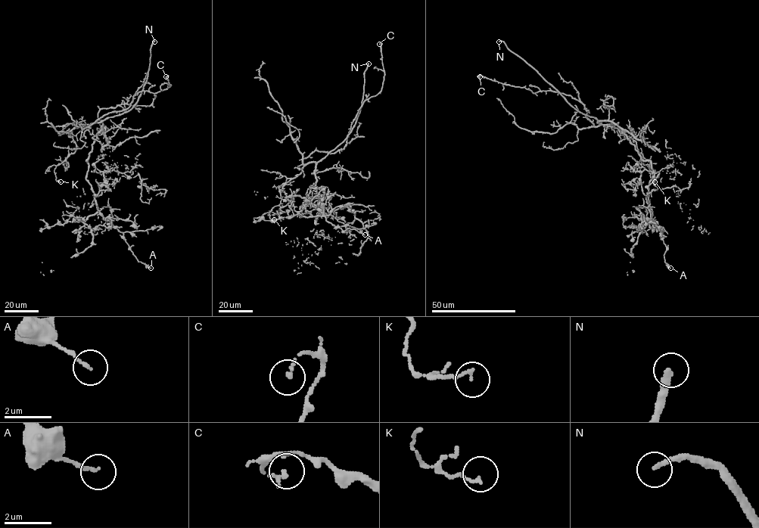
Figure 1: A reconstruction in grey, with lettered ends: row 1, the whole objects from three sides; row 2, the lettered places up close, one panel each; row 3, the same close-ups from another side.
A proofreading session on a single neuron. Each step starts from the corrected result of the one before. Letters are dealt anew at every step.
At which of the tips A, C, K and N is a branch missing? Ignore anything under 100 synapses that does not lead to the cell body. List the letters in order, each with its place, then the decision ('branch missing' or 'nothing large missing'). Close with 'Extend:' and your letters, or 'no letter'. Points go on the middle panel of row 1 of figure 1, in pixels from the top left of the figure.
A: at (365, 234); nothing large missing
C: at (379, 44); nothing large missing
K: at (274, 219); nothing large missing
N: at (368, 63); branch missing
Extend: N

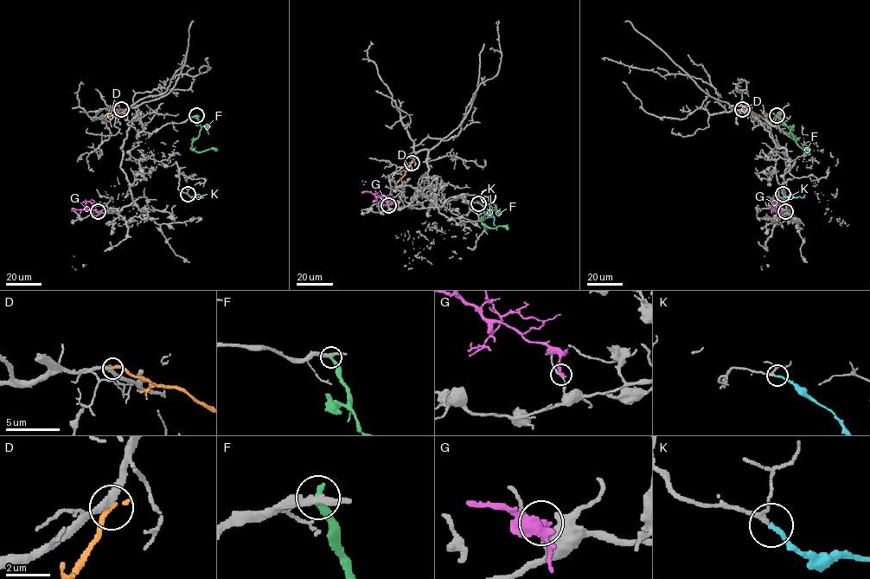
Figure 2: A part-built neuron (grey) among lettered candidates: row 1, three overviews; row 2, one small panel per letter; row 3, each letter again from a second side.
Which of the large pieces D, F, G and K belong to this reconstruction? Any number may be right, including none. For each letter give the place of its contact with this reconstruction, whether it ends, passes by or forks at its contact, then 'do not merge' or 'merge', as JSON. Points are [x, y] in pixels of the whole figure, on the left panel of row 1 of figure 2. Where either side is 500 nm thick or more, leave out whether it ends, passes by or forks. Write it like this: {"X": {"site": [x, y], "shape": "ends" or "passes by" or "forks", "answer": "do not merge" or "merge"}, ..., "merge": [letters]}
{"D": {"site": [121, 109], "shape": "ends", "answer": "do not merge"}, "F": {"site": [196, 115], "shape": "ends", "answer": "do not merge"}, "G": {"site": [98, 211], "shape": "ends", "answer": "do not merge"}, "K": {"site": [188, 194], "shape": "ends", "answer": "merge"}, "merge": ["K"]}

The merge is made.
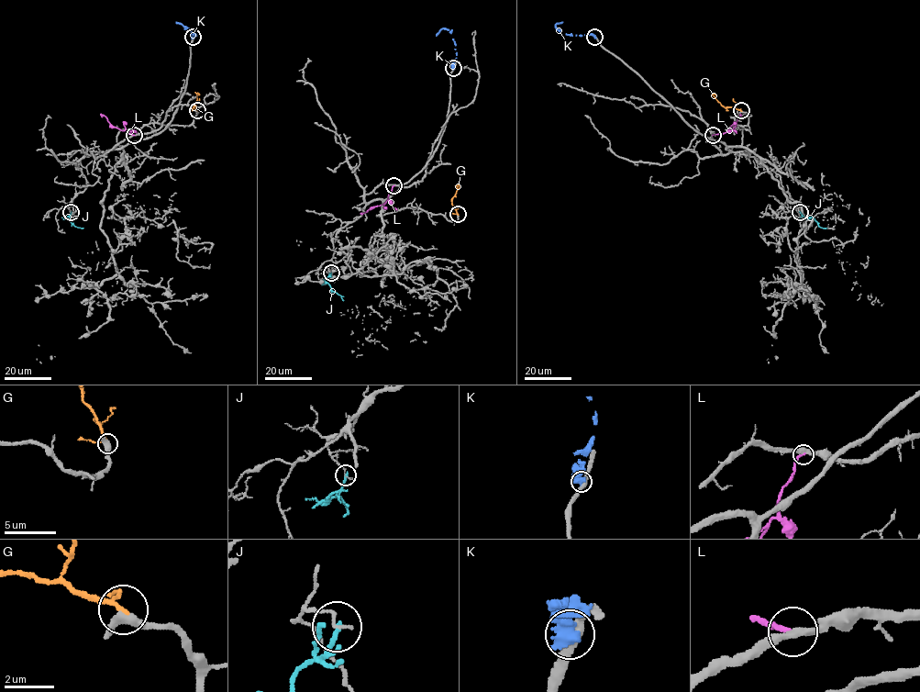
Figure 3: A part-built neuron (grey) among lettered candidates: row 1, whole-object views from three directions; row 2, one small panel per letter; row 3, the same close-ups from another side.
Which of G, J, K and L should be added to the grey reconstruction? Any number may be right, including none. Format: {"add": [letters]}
{"add": ["G"]}

